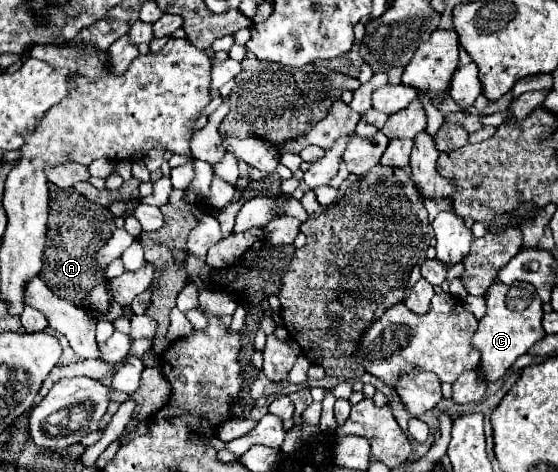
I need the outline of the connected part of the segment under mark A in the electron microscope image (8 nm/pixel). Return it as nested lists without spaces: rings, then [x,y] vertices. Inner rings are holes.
[[[49,184],[49,226],[47,226],[47,246],[43,254],[41,278],[45,284],[63,300],[81,306],[83,310],[93,312],[87,304],[87,294],[97,284],[107,284],[105,272],[93,266],[93,254],[105,244],[109,234],[115,230],[115,216],[109,208],[89,202],[77,190],[61,190]]]

